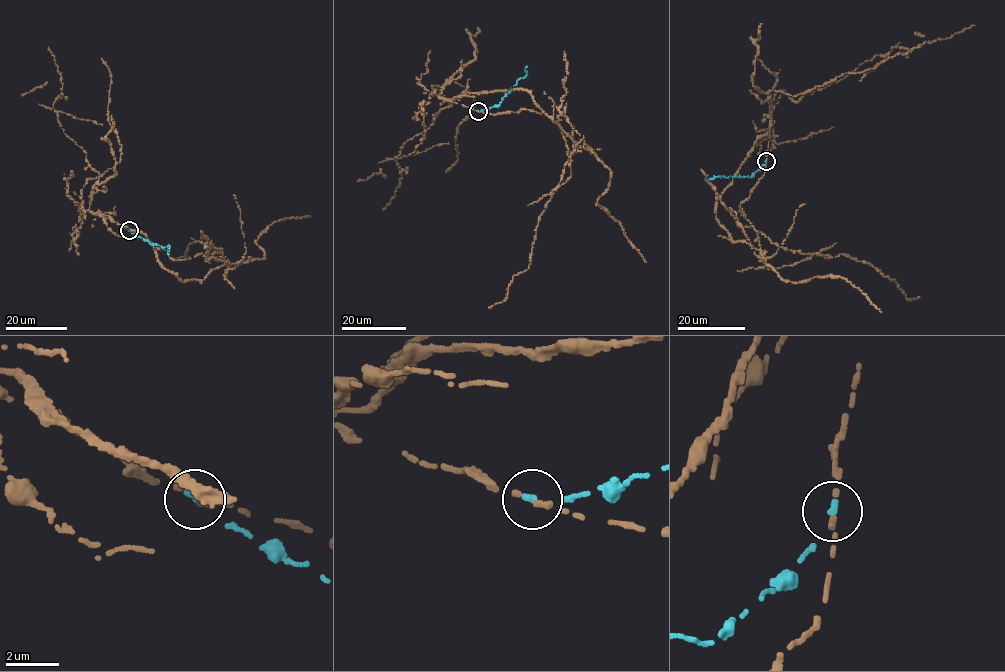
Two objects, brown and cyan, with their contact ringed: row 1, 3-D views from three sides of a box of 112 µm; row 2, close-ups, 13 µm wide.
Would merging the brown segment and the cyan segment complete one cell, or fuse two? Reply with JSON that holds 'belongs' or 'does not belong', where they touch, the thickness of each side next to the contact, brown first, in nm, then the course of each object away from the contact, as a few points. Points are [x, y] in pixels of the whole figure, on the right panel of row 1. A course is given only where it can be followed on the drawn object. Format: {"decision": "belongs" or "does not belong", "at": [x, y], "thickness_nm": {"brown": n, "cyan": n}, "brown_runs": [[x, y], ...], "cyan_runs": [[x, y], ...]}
{"decision": "does not belong", "at": [766, 161], "thickness_nm": {"brown": 280, "cyan": 220}, "brown_runs": [[766, 161], [769, 132], [718, 198], [716, 218], [775, 269], [818, 254], [739, 226], [701, 169]], "cyan_runs": [[766, 161], [750, 177], [715, 177], [705, 180]]}

